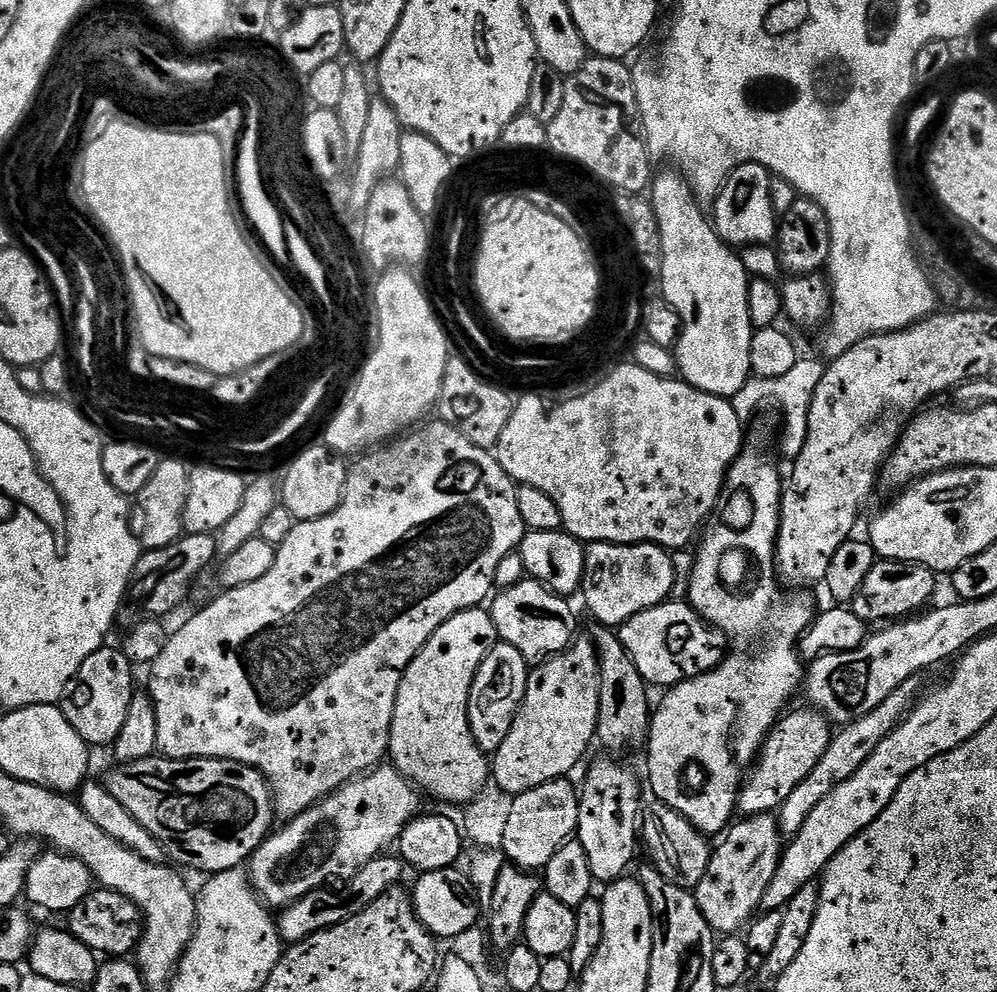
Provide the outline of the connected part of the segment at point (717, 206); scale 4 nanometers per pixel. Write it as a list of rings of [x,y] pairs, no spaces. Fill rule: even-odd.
[[[743,164],[732,169],[732,173],[728,175],[728,181],[720,187],[720,193],[716,195],[715,201],[711,205],[712,212],[710,208],[710,219],[716,233],[725,244],[733,249],[741,250],[752,244],[771,245],[775,241],[778,217],[774,206],[770,206],[770,182],[772,178],[772,173],[760,164]]]

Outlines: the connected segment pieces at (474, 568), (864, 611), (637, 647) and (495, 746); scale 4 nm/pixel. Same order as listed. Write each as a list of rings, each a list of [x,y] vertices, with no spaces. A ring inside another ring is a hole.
[[[443,422],[435,423],[425,423],[423,426],[401,435],[399,438],[393,439],[391,442],[385,443],[383,446],[377,447],[367,454],[361,455],[355,461],[357,464],[353,463],[348,469],[348,477],[346,478],[346,486],[340,499],[340,505],[333,512],[326,514],[322,518],[297,522],[294,530],[290,530],[290,534],[286,537],[286,542],[282,542],[276,548],[276,557],[274,558],[273,565],[270,570],[266,570],[266,574],[263,574],[262,578],[259,578],[256,582],[250,582],[249,585],[221,591],[222,594],[217,600],[210,601],[201,612],[194,613],[176,633],[172,632],[167,637],[164,649],[158,654],[156,660],[150,664],[152,677],[149,678],[148,685],[146,685],[146,691],[151,697],[152,706],[156,711],[158,728],[156,747],[159,755],[169,760],[191,760],[193,758],[233,760],[239,764],[257,768],[264,775],[264,779],[268,781],[268,787],[272,789],[272,803],[275,815],[277,817],[284,816],[283,818],[291,818],[302,814],[307,808],[313,808],[318,801],[329,796],[344,784],[349,784],[356,777],[365,775],[365,773],[377,767],[383,761],[380,759],[385,759],[388,756],[388,728],[392,725],[392,719],[394,718],[394,702],[398,698],[398,686],[402,682],[404,671],[410,666],[413,658],[420,653],[425,642],[434,634],[434,630],[438,630],[438,626],[445,624],[454,614],[464,612],[467,608],[483,605],[485,603],[483,600],[486,599],[485,601],[487,601],[493,595],[498,562],[502,562],[502,558],[506,558],[506,554],[519,549],[520,542],[524,539],[526,531],[522,522],[522,514],[518,514],[518,502],[516,501],[517,485],[506,474],[506,470],[502,470],[502,466],[496,461],[495,455],[489,449],[474,446],[474,442],[462,438],[462,434],[458,434],[458,430],[454,430],[454,426]]]
[[[880,560],[870,570],[870,574],[866,574],[866,580],[850,601],[850,607],[854,614],[858,614],[860,620],[872,626],[881,622],[896,622],[919,613],[925,607],[923,604],[936,592],[936,580],[937,573],[931,572],[921,564],[907,564],[901,560]]]
[[[680,598],[669,599],[650,610],[642,610],[642,614],[634,614],[634,618],[619,625],[618,635],[645,685],[657,684],[660,690],[712,672],[726,655],[724,633],[707,624],[691,604]]]
[[[497,642],[490,650],[490,654],[486,654],[474,678],[468,699],[468,725],[481,752],[495,754],[502,746],[502,742],[506,742],[506,734],[510,734],[512,719],[515,718],[516,711],[520,709],[526,694],[529,671],[528,661],[509,644]]]

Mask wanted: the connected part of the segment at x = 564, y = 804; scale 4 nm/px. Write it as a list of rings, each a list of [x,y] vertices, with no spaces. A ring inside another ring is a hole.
[[[560,777],[513,797],[500,848],[517,868],[541,871],[561,845],[575,835],[580,801],[577,787],[569,782]]]

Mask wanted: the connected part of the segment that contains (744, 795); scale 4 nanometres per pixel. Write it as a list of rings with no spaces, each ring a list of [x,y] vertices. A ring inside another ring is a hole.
[[[803,706],[797,712],[781,715],[771,732],[764,739],[759,753],[740,785],[738,808],[744,816],[772,814],[790,798],[794,786],[798,786],[818,766],[818,758],[826,754],[834,735],[833,725],[823,712]]]

